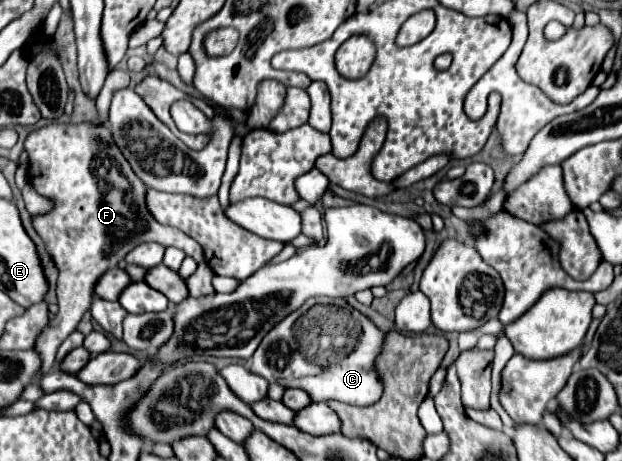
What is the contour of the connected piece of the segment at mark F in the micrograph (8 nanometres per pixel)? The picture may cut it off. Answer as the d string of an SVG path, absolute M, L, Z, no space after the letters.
M109 121L49 123L27 135L25 149L29 155L29 185L33 185L39 195L57 201L51 213L33 217L33 227L43 237L47 251L59 269L59 313L51 319L49 327L43 329L35 343L41 359L45 361L43 373L47 373L53 367L61 341L77 329L85 311L89 311L99 277L117 267L133 247L155 241L163 247L171 245L183 249L197 263L203 261L203 249L189 235L157 223L149 213L145 203L147 187L133 173L129 161L115 145Z

